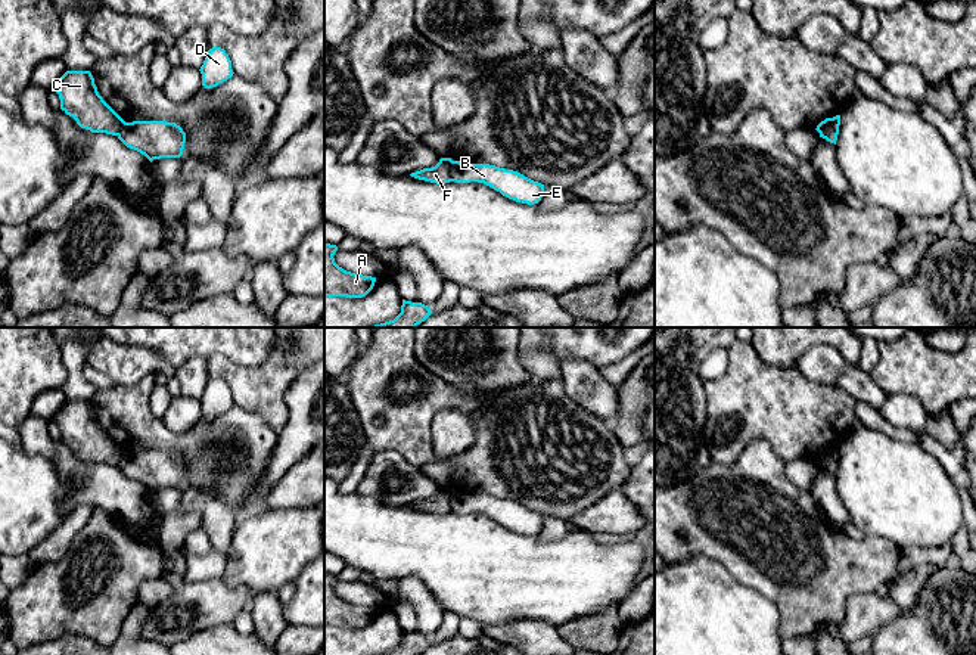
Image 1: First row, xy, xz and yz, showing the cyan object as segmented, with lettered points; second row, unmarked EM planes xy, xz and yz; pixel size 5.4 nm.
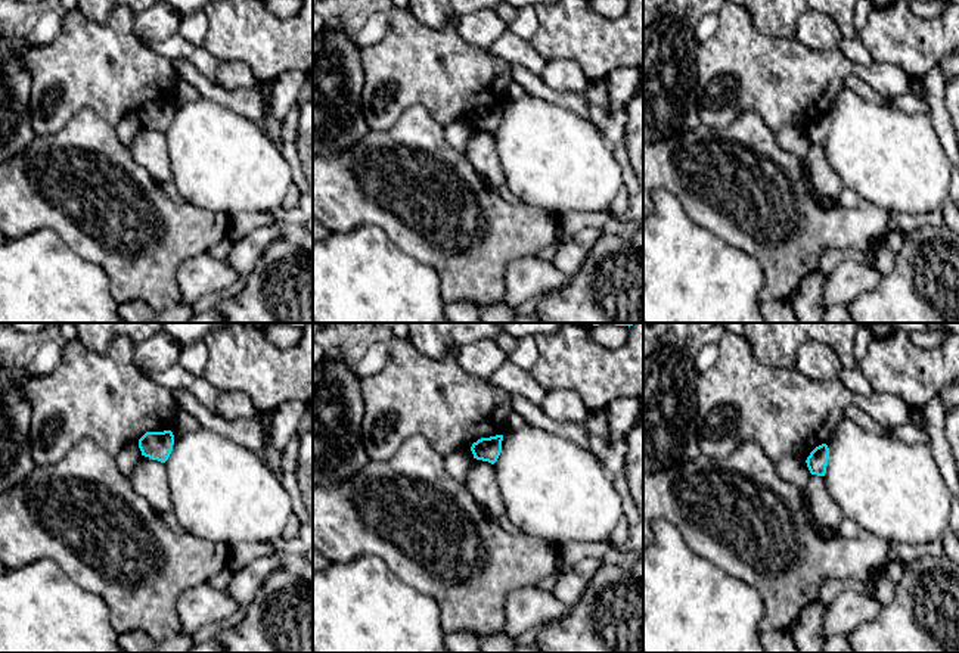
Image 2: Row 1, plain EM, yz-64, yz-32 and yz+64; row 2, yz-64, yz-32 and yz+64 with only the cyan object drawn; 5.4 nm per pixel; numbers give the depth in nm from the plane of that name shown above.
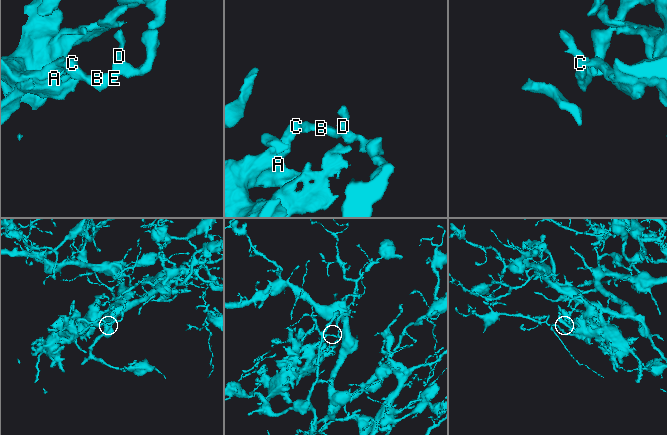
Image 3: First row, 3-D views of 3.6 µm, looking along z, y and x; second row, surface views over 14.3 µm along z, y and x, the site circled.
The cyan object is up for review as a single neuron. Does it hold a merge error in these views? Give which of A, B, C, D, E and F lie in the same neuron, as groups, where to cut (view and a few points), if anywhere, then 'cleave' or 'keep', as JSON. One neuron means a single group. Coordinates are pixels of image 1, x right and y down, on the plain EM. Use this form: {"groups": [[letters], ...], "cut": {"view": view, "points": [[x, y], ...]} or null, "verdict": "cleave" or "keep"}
{"groups": [["A", "C", "F"], ["B", "D", "E"]], "cut": {"view": "xz", "points": [[453, 491], [450, 511]]}, "verdict": "cleave"}

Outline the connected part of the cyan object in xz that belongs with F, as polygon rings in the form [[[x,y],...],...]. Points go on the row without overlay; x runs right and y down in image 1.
[[[441,488],[435,497],[423,499],[420,502],[411,503],[410,506],[431,513],[445,515],[451,512],[451,496],[451,488]]]

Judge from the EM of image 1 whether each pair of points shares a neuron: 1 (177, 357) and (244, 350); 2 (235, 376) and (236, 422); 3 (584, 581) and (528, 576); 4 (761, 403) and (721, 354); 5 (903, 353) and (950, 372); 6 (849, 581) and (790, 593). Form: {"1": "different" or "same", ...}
{"1": "same", "2": "different", "3": "same", "4": "different", "5": "same", "6": "same"}

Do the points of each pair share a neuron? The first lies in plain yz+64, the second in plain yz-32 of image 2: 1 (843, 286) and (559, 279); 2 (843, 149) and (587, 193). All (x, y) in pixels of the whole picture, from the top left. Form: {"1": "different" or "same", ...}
{"1": "same", "2": "same"}

